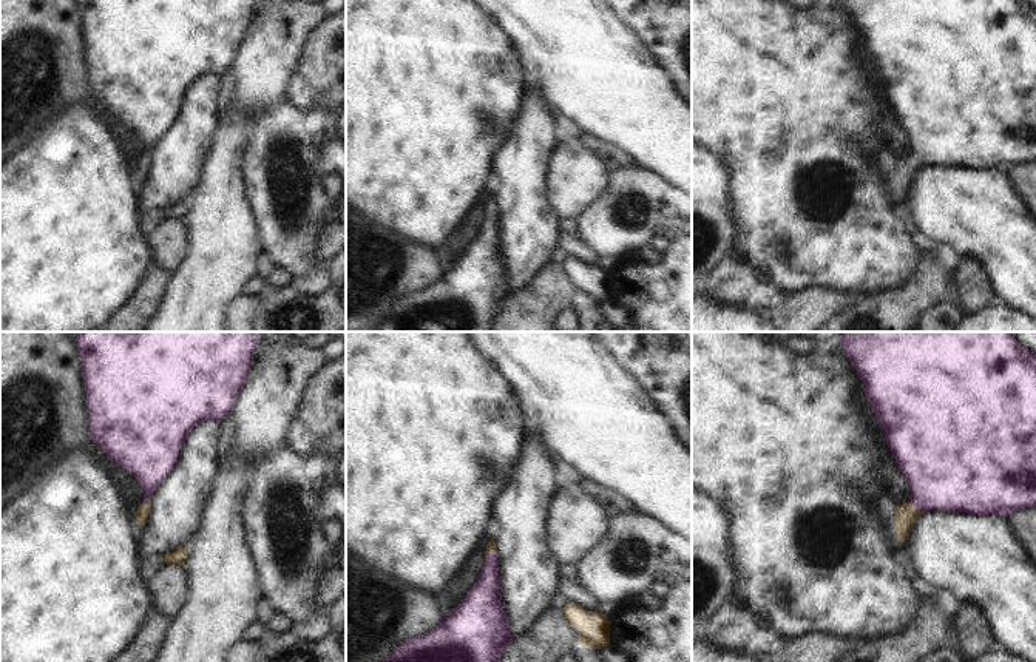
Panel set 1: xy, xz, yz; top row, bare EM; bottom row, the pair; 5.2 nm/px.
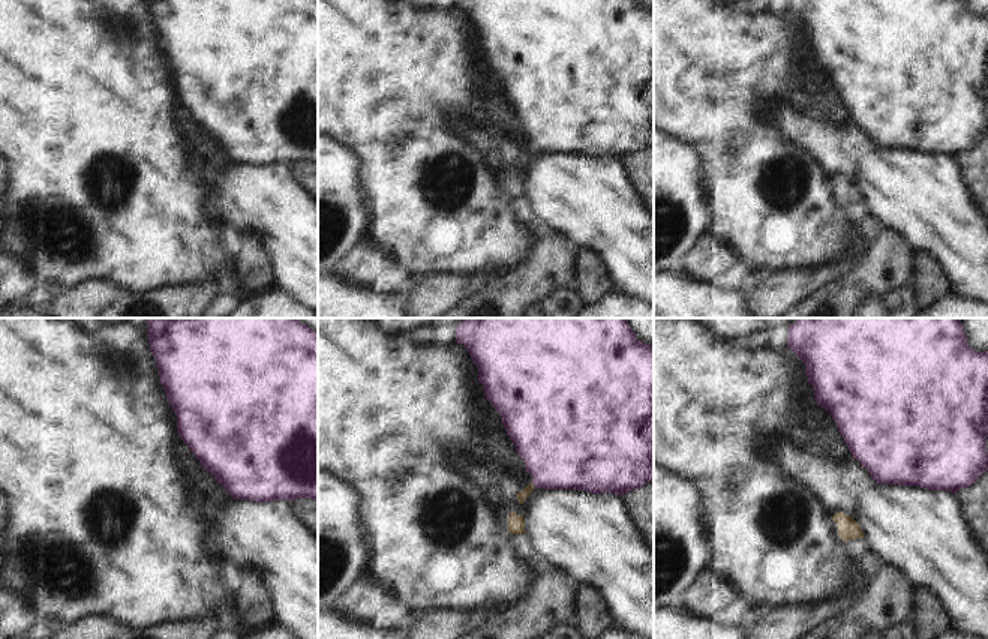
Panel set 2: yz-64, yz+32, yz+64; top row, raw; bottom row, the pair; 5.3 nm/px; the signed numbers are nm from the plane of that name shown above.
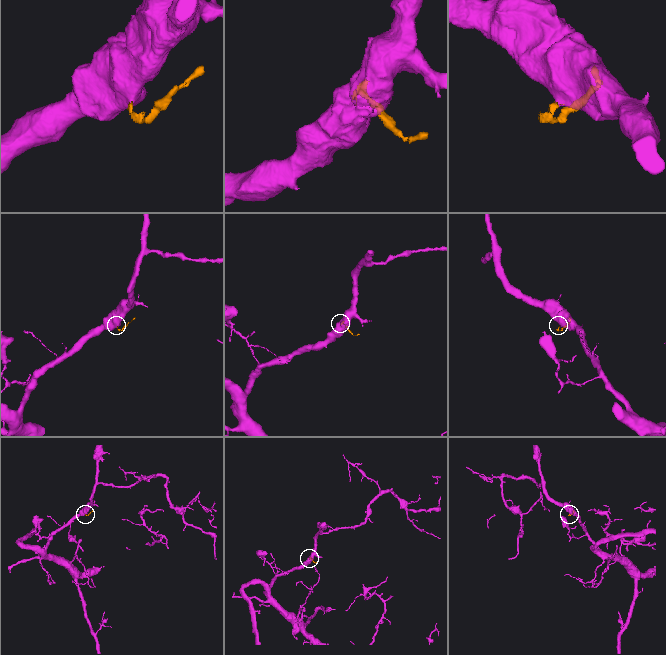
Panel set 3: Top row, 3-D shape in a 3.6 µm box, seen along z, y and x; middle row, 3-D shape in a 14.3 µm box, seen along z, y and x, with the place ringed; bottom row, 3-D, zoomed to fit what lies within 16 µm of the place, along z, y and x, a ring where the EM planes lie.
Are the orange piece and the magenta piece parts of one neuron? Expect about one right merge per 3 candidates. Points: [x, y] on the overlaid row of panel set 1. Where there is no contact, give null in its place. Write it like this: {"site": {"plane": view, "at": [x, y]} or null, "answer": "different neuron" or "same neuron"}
{"site": {"plane": "yz", "at": [914, 508]}, "answer": "same neuron"}

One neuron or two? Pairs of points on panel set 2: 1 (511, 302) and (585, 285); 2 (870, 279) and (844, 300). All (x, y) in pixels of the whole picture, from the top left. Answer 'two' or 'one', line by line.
1: two
2: one

